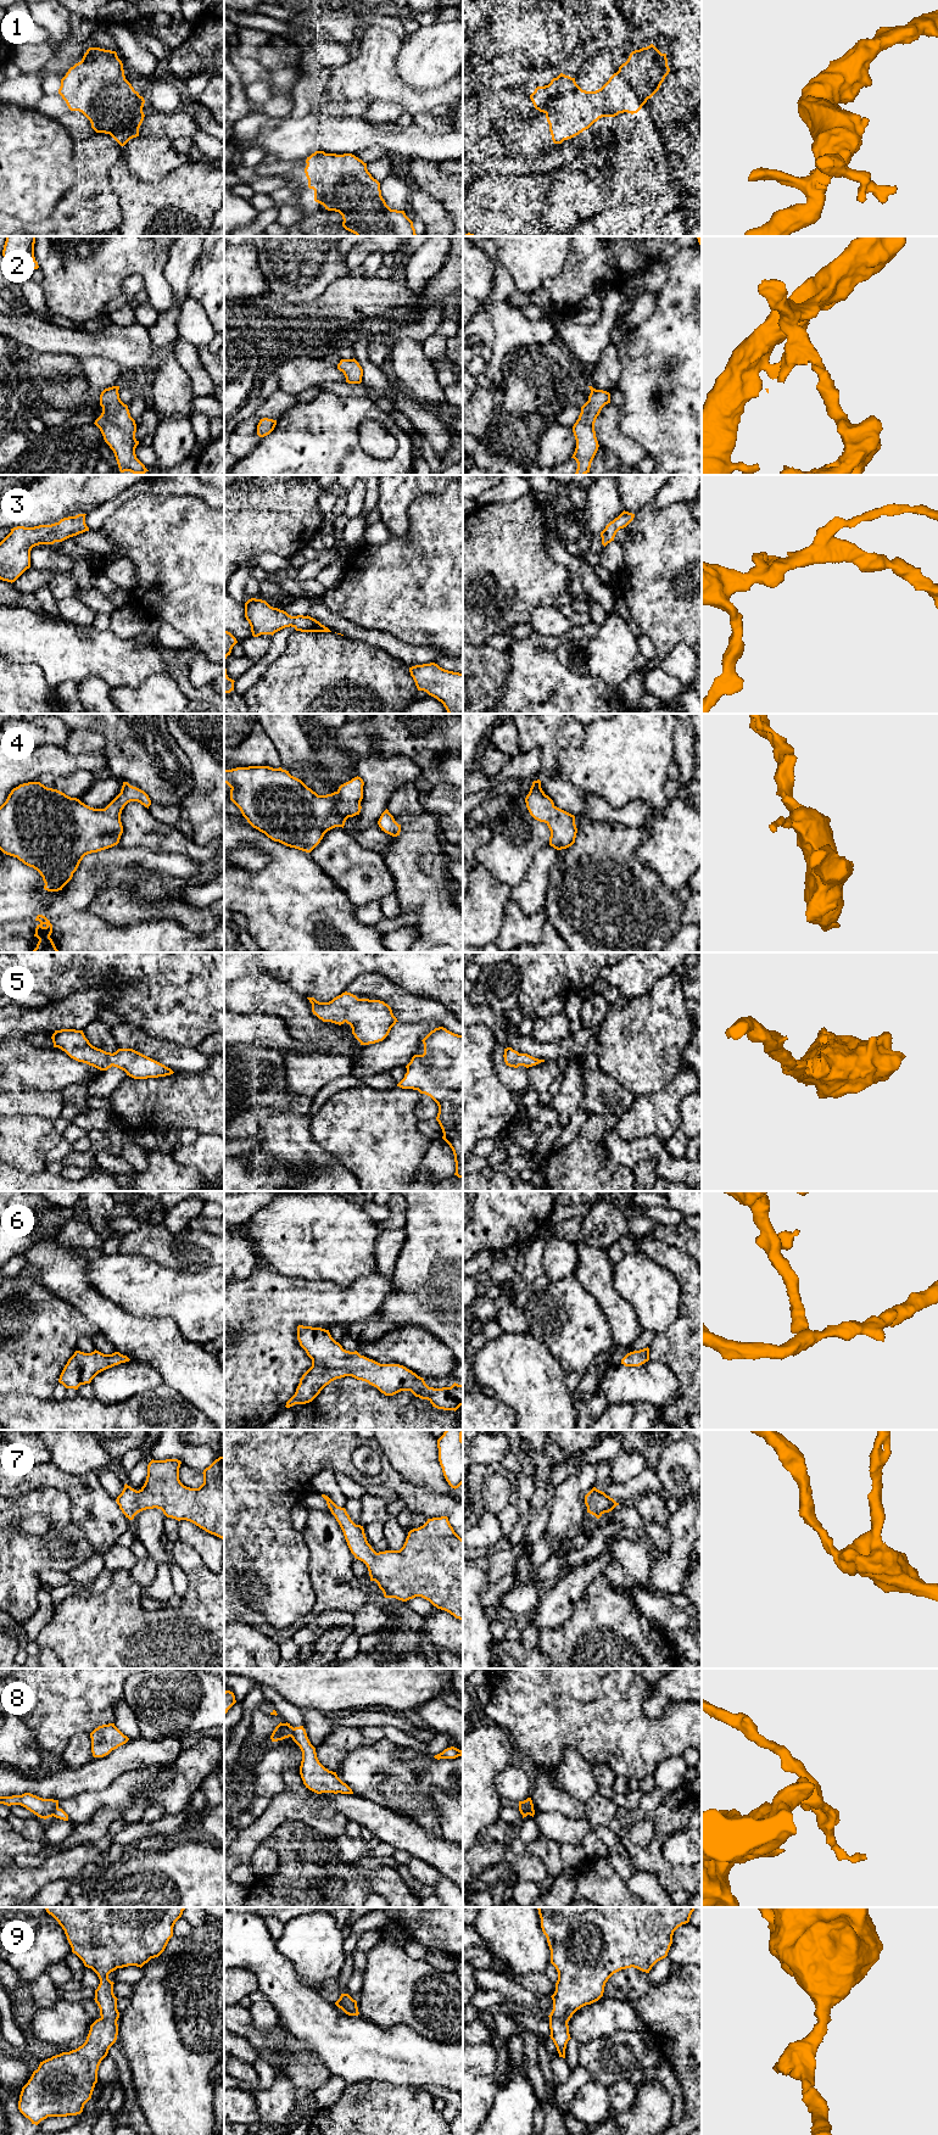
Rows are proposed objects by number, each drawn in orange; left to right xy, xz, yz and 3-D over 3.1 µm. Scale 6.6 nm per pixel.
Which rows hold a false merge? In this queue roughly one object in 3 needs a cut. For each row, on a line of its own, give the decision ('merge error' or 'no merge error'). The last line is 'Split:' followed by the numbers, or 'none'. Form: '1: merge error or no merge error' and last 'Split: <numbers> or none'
1: no merge error
2: no merge error
3: no merge error
4: no merge error
5: no merge error
6: no merge error
7: no merge error
8: merge error
9: no merge error
Split: 8

